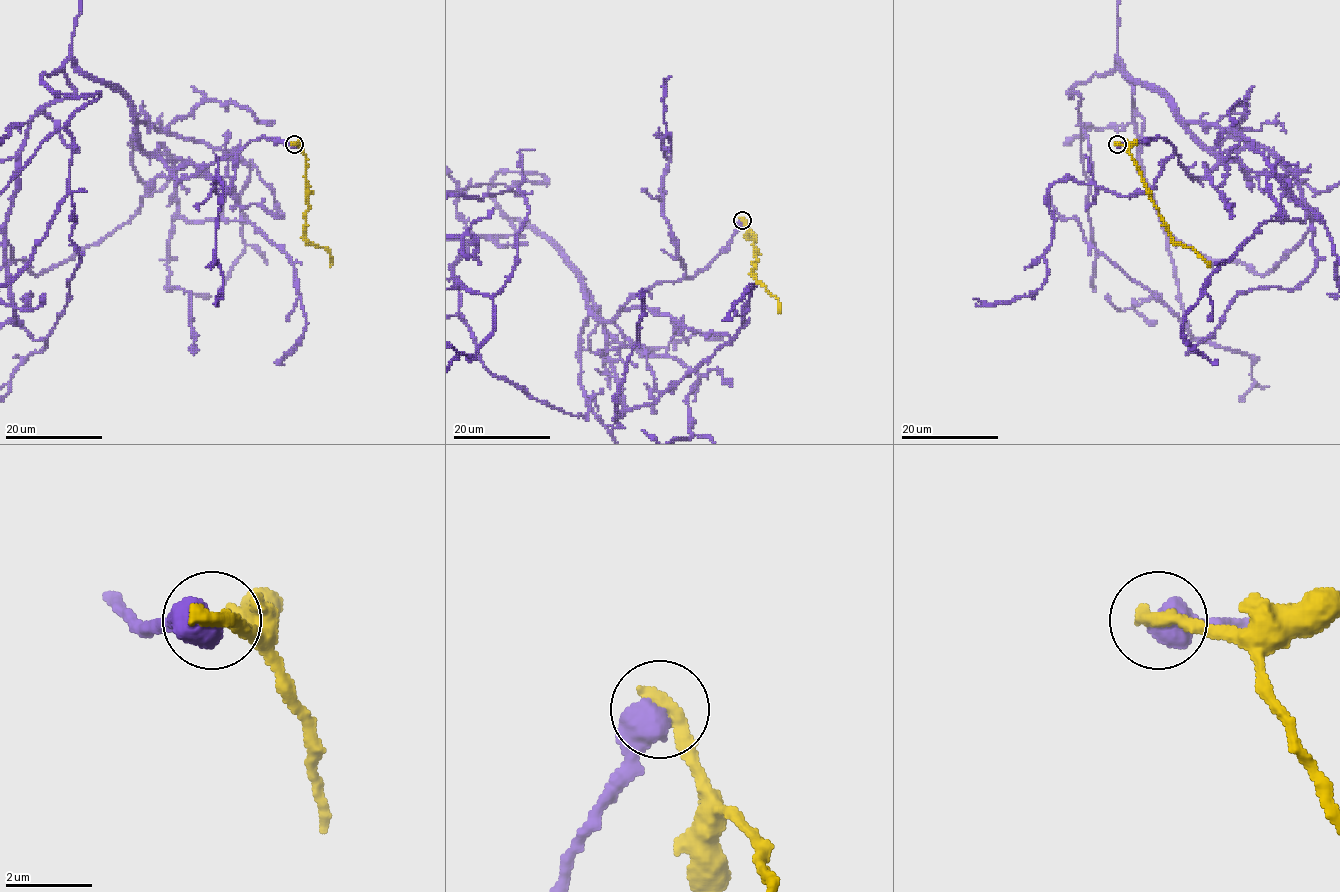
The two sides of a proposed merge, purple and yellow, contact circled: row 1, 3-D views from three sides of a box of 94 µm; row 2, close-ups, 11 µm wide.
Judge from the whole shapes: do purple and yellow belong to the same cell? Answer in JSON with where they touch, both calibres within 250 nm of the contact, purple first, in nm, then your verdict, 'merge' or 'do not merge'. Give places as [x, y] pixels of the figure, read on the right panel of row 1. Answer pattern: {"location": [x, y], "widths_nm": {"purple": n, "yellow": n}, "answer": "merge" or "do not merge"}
{"location": [1117, 144], "widths_nm": {"purple": 700, "yellow": 440}, "answer": "do not merge"}

